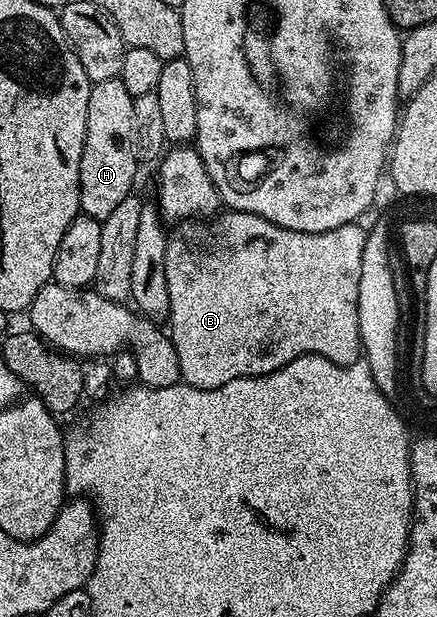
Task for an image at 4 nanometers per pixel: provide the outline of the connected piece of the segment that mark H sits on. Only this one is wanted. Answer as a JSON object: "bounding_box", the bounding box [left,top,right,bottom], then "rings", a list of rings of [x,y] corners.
{"bounding_box":[79,78,139,219],"rings":[[[120,78],[92,83],[87,100],[87,136],[83,144],[83,156],[79,160],[79,184],[81,185],[81,213],[92,218],[105,219],[122,200],[134,193],[133,181],[137,178],[139,163],[133,147],[135,108],[133,97],[123,88]]]}

